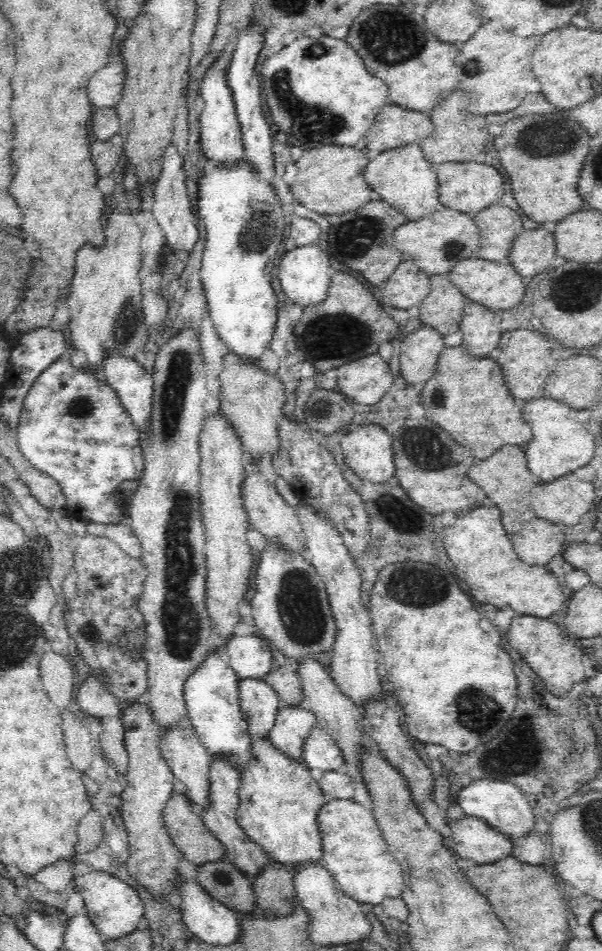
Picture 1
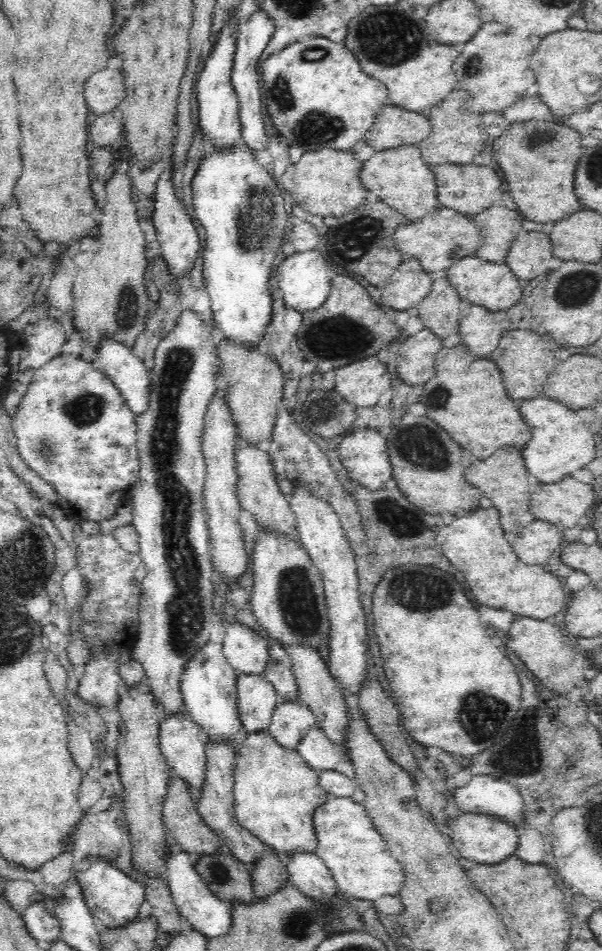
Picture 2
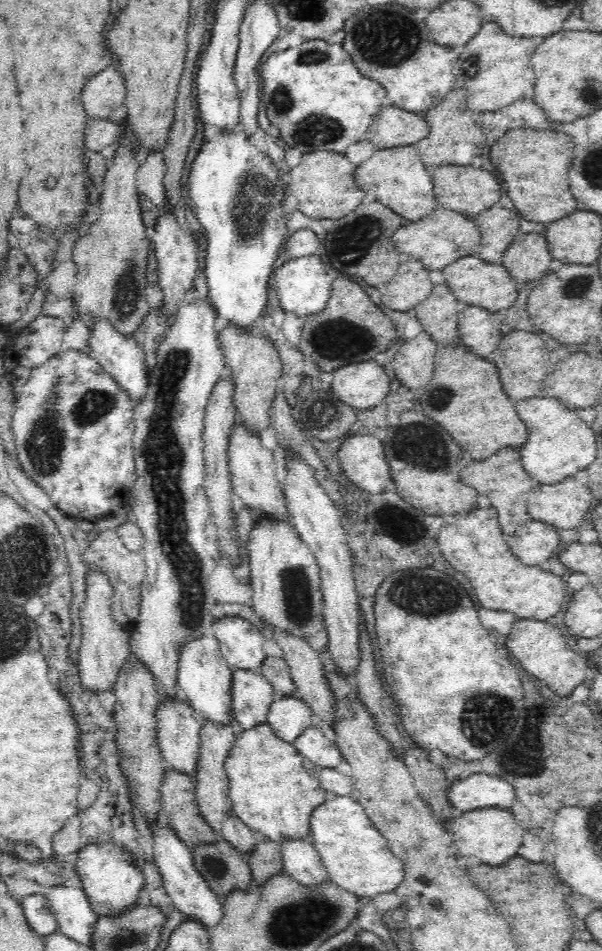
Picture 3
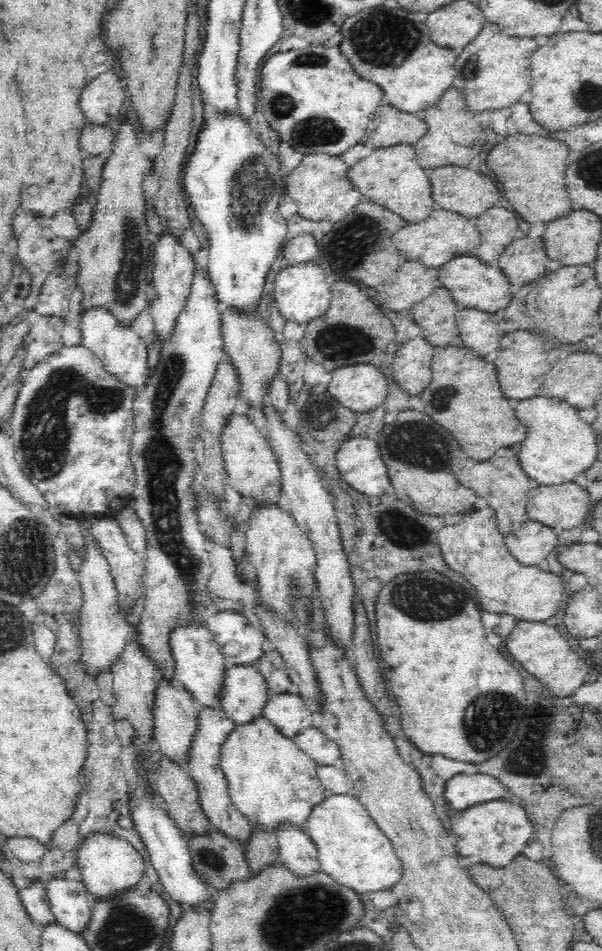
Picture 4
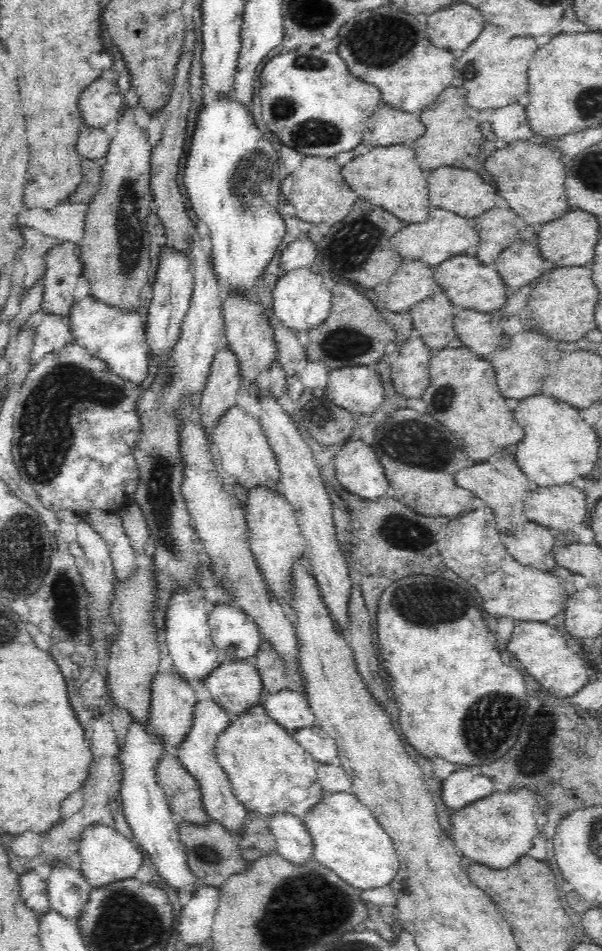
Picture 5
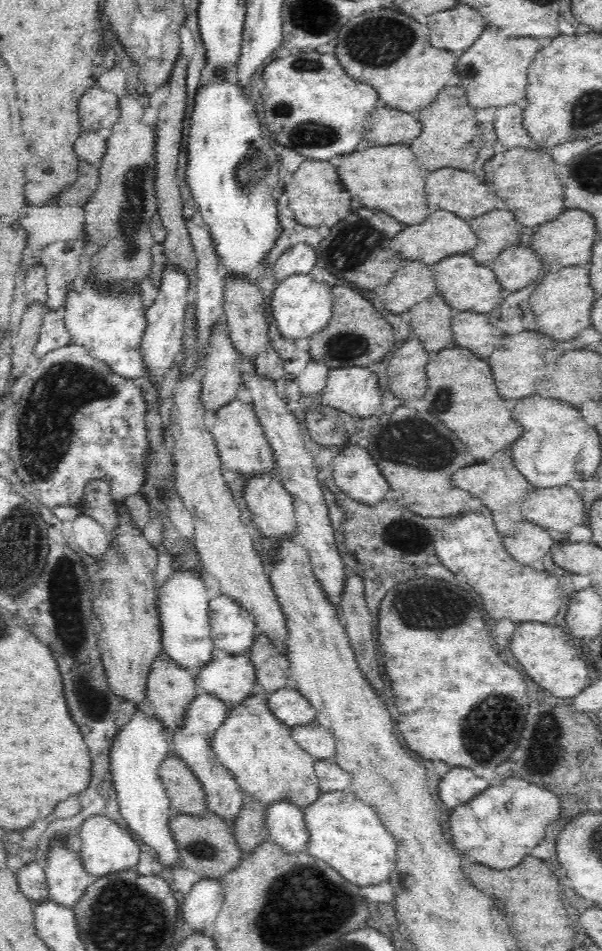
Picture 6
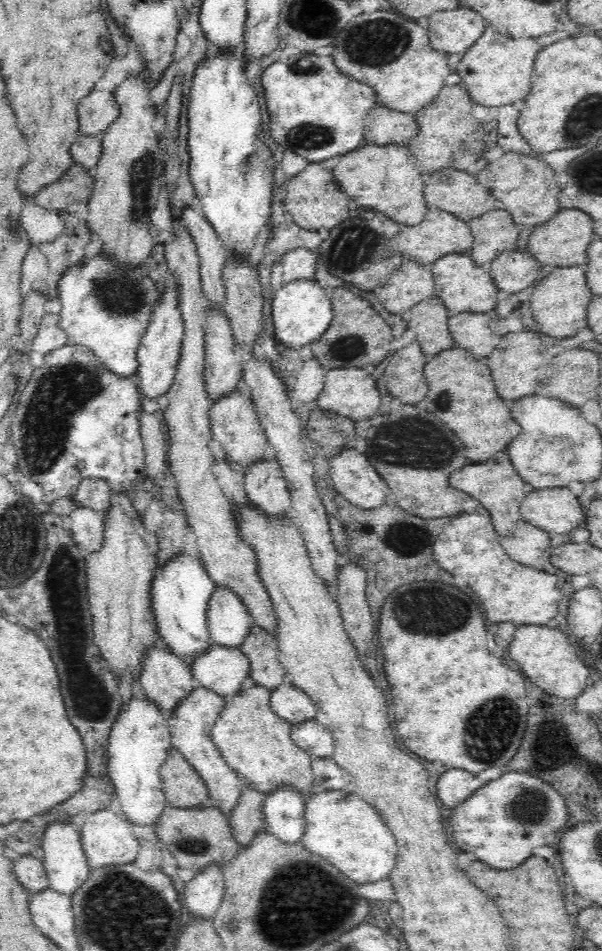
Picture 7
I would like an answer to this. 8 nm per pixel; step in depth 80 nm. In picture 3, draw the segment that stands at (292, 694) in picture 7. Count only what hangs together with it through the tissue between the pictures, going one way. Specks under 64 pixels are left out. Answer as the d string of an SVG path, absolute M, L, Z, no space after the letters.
M298 695L274 700L270 706L267 723L275 736L287 744L294 744L294 740L308 727L312 727L313 712L302 702Z

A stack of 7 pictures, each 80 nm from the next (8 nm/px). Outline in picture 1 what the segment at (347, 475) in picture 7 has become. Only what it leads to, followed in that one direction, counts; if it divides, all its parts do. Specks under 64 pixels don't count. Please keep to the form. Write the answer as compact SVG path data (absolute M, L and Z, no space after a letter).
M380 423L348 429L342 437L341 447L344 460L362 479L386 482L395 476L392 433Z

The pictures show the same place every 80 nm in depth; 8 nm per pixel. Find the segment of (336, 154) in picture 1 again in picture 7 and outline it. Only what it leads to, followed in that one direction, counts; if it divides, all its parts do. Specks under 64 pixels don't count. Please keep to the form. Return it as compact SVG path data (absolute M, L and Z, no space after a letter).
M314 162L308 164L298 174L289 177L285 182L286 185L286 208L292 213L292 218L298 226L304 229L319 230L326 228L332 230L348 218L350 209L350 196L346 191L342 191L333 170L322 168L322 164Z

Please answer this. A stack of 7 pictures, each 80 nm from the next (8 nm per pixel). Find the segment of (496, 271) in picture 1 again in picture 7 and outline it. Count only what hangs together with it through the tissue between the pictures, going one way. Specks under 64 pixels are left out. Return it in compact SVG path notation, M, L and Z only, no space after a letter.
M470 252L446 254L430 264L430 269L435 280L435 295L448 308L450 317L467 311L484 313L497 308L502 294L494 283L493 275L487 267L478 266Z

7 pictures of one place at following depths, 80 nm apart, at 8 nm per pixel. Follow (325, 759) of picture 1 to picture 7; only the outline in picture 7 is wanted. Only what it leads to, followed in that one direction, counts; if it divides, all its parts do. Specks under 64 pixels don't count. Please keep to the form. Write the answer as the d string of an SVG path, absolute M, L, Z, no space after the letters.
M316 718L292 725L291 738L312 758L330 758L334 754L333 734Z

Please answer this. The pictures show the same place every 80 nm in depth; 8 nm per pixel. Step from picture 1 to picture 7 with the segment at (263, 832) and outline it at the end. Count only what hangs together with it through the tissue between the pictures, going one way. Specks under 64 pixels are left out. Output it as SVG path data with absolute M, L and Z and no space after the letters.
M250 681L238 696L228 697L212 728L215 749L242 784L250 785L264 798L288 787L306 802L315 794L315 777L311 769L313 758L291 738L292 725L271 709L270 695L270 690Z

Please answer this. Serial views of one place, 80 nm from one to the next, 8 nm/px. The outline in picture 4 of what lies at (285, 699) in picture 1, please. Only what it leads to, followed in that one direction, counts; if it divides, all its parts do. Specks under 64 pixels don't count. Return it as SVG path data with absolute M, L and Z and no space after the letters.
M277 650L264 652L257 666L259 673L268 683L270 697L295 690L293 682L290 680L286 663Z

